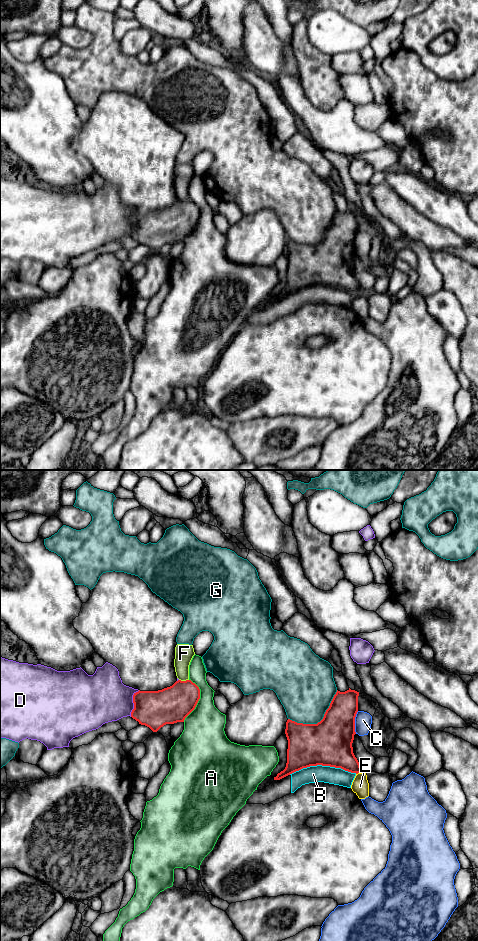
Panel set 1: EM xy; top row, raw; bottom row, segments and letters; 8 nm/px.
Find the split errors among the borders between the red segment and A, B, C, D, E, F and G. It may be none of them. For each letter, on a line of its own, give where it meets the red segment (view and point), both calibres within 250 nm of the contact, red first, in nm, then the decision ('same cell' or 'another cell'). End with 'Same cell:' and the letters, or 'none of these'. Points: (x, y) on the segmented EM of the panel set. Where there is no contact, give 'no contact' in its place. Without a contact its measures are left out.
A: meets red in xy at (198, 700); 300 nm thick on the red side, 320 nm on the other; another cell
B: meets red in xy at (322, 765); 360 nm thick on the red side, 140 nm on the other; another cell
C: meets red in xy at (354, 722); 360 nm thick on the red side, 140 nm on the other; another cell
D: meets red in xy at (133, 702); 300 nm thick on the red side, 400 nm on the other; another cell
E: meets red in xy at (359, 772); 260 nm thick on the red side, 140 nm on the other; another cell
F: meets red in xy at (184, 681); 300 nm thick on the red side, 150 nm on the other; another cell
G: meets red in xy at (320, 721); 360 nm thick on the red side, 400 nm on the other; another cell
Same cell: none of these

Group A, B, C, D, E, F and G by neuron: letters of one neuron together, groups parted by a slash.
A / B / C / D / E / F / G

